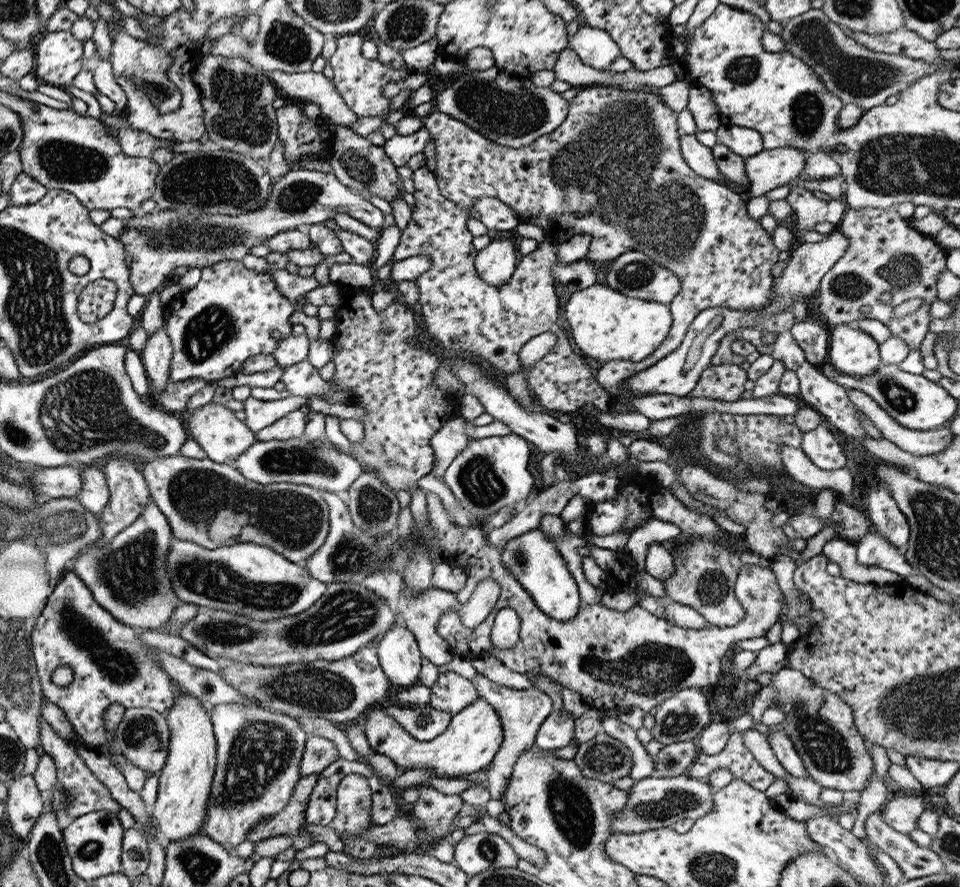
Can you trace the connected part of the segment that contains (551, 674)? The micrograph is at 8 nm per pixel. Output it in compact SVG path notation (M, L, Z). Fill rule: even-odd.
M427 492L425 495L425 504L426 504L426 517L431 524L431 536L435 538L434 544L440 548L440 554L442 555L442 560L446 561L447 564L454 564L459 569L467 574L467 580L465 580L465 584L463 584L463 588L458 592L455 592L457 602L463 604L467 601L467 598L470 596L470 593L473 591L475 584L482 580L483 578L491 578L497 582L497 585L500 589L499 599L496 600L496 604L494 608L491 610L491 613L484 619L484 622L481 622L475 629L467 629L461 625L461 621L458 620L458 616L456 614L456 610L447 610L441 614L441 617L437 620L435 624L435 631L437 635L441 637L446 643L447 646L451 649L451 652L456 656L457 654L463 654L465 656L469 656L472 660L474 659L484 659L484 658L496 658L497 662L501 662L501 666L508 667L509 670L517 671L517 674L524 674L527 675L529 679L537 679L538 675L541 674L540 678L547 678L551 680L551 682L559 683L561 687L567 688L572 692L577 692L579 696L581 696L587 703L588 707L594 707L597 710L601 710L604 712L607 711L621 711L623 709L631 708L631 706L637 706L643 710L643 712L648 712L651 710L653 706L657 706L661 704L664 700L669 699L674 693L677 693L679 690L686 690L687 688L699 688L700 690L709 690L710 686L713 686L715 681L717 681L717 676L719 676L721 670L721 657L728 654L731 650L734 650L734 643L737 640L745 640L746 638L761 638L761 636L765 636L765 632L771 627L771 625L775 624L778 620L779 611L781 609L781 603L786 598L782 595L782 593L778 590L776 586L776 581L772 576L772 573L768 570L768 568L761 569L760 566L757 565L743 565L742 568L739 570L735 585L734 585L734 595L737 598L737 602L740 602L740 606L746 611L745 617L733 627L728 628L716 628L707 626L703 631L695 631L695 630L686 630L681 629L677 626L672 626L667 623L662 618L657 618L653 614L650 614L647 610L637 606L627 610L626 612L616 612L613 610L609 610L609 608L604 608L601 604L593 604L593 605L585 605L581 602L579 613L567 623L559 623L553 621L549 616L541 613L541 610L536 608L536 605L533 602L533 599L529 597L529 594L517 583L517 580L505 569L505 565L501 563L500 555L502 552L502 547L495 547L492 546L486 539L486 535L482 532L482 530L476 526L467 526L467 528L463 526L459 526L454 522L450 522L447 519L447 512L443 509L443 505L441 505L441 501L439 497L434 493ZM503 608L509 608L516 613L516 616L519 618L520 621L520 628L519 633L517 633L517 641L513 642L513 645L509 646L509 649L495 649L493 645L489 642L490 630L489 627L493 623L495 614L502 610Z

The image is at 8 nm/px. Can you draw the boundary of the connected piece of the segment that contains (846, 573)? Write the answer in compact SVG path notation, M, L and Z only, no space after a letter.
M834 538L823 546L821 554L829 563L839 566L839 577L855 583L875 583L876 585L891 585L892 582L903 578L893 572L874 568L874 566L861 566L856 564L856 546L848 544L842 538Z

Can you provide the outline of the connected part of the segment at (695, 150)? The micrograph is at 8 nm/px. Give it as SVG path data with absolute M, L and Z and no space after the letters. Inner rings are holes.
M681 133L680 152L687 166L689 166L695 174L712 181L719 181L719 184L723 184L724 181L721 179L721 174L717 166L715 166L715 162L713 162L711 149L695 141L693 135L687 136Z

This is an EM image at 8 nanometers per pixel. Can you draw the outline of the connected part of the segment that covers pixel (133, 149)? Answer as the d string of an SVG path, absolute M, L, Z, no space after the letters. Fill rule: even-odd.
M103 113L100 118L104 125L117 129L118 146L126 157L149 157L152 156L157 147L163 147L171 151L173 142L153 139L147 134L132 130L132 127L127 125L126 117L115 117L114 114L107 115Z

